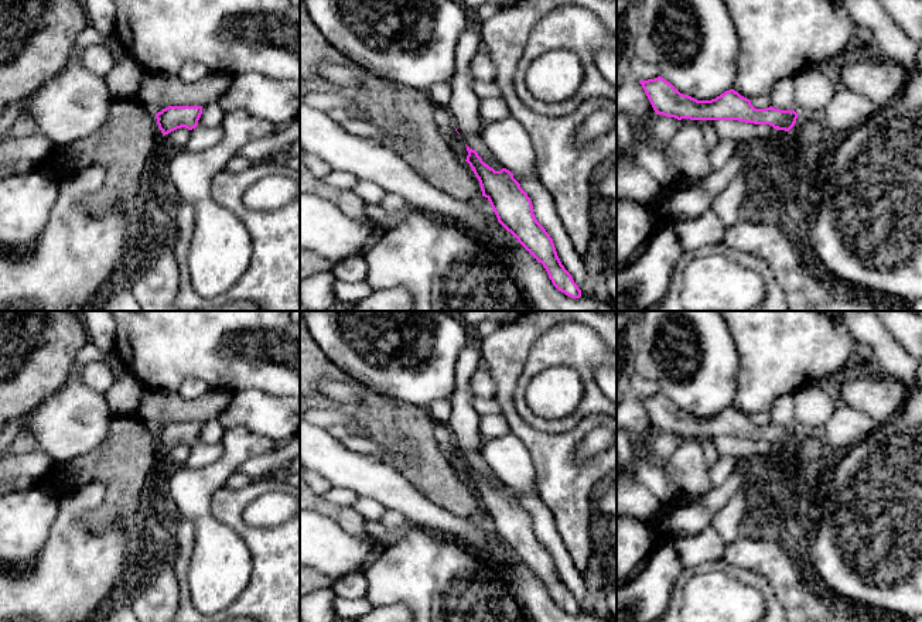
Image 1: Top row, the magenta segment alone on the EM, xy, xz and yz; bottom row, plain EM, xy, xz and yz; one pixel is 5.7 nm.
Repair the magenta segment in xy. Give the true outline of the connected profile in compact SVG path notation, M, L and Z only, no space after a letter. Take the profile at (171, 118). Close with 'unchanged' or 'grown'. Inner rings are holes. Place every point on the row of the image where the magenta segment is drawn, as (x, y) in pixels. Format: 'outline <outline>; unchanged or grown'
outline M168 106L156 113L156 119L158 129L165 136L181 127L188 130L195 129L201 115L202 106Z; unchanged

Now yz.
outline M658 76L639 81L656 115L677 120L738 120L754 124L769 124L774 129L789 131L798 119L795 110L781 110L772 106L755 109L751 100L734 89L725 90L711 100L697 100L683 95L675 86Z; unchanged

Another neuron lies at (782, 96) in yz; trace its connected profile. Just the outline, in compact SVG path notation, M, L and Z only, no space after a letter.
M786 78L775 83L769 93L771 106L781 110L795 110L793 79Z

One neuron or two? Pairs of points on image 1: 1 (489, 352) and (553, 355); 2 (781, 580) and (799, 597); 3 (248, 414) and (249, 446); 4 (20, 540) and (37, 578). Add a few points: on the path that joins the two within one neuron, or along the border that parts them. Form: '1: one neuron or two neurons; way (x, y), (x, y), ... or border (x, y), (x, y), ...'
1: two neurons; border (549, 328), (533, 344), (515, 385)
2: one neuron; way (785, 584), (795, 594)
3: two neurons; border (225, 429), (248, 427), (277, 443)
4: two neurons; border (48, 535), (40, 553), (28, 564), (14, 567)

